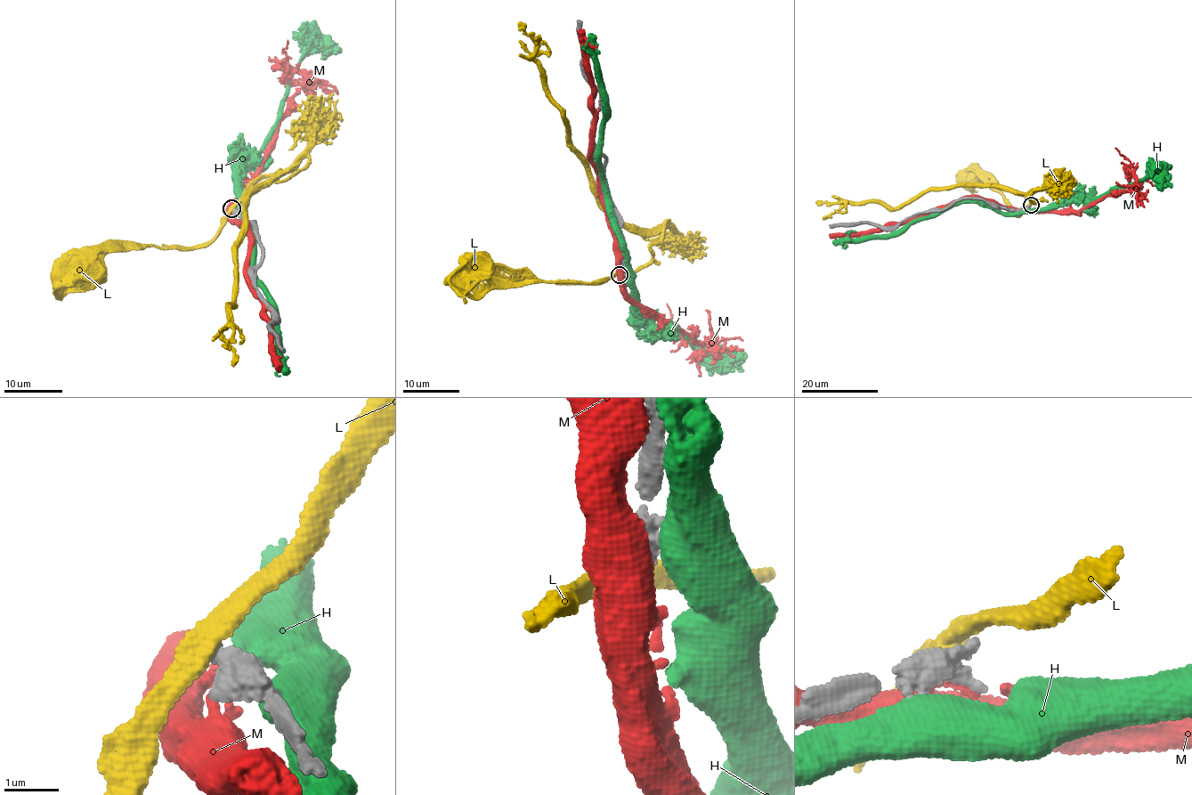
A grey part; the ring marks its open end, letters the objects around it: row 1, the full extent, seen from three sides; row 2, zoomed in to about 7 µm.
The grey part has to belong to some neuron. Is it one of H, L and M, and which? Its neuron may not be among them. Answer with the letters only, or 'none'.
none

